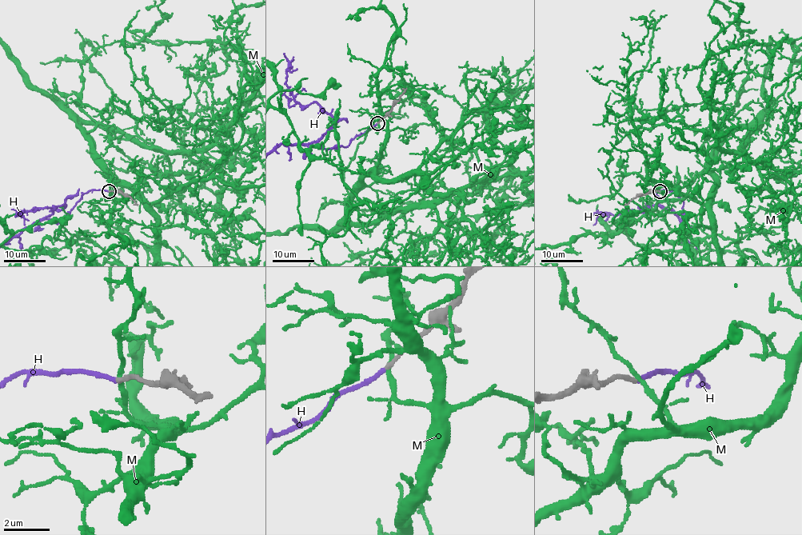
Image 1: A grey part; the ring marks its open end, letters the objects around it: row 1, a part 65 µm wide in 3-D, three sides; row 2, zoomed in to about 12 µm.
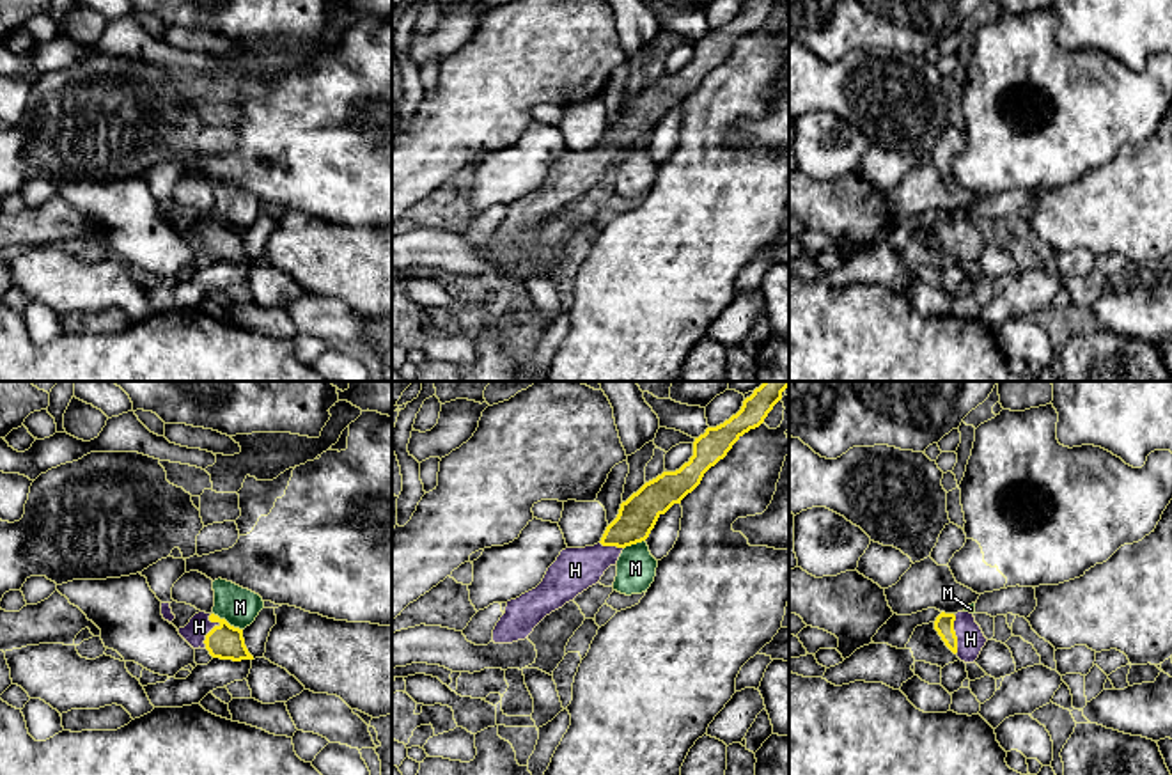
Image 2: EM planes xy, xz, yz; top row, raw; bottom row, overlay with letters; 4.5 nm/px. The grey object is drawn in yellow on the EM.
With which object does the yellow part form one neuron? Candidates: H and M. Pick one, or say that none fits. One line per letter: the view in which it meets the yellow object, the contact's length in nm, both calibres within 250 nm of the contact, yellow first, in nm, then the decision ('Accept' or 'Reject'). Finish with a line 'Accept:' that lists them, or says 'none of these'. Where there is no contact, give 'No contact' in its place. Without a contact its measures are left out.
H: Touches yellow in xy. Shared border 160 nm. Thickness 160 nm (yellow) against 100 nm. Accept
M: Touches yellow in xy. Shared border 160 nm. Thickness 160 nm (yellow) against 170 nm. Reject
Accept: H

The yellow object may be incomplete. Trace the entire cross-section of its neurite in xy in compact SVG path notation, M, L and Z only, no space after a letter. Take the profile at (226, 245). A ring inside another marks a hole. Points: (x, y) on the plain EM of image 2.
M199 215L177 234L193 252L207 252L213 261L254 262L245 248L243 232L215 216Z

